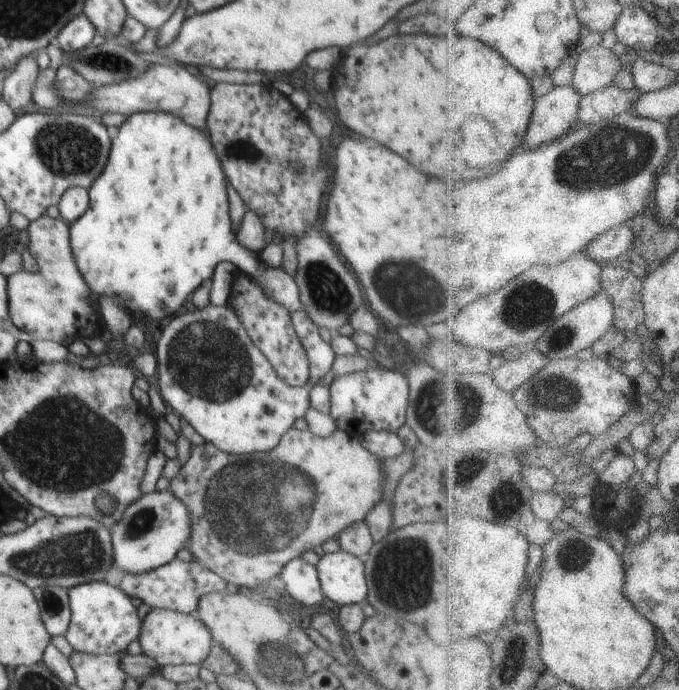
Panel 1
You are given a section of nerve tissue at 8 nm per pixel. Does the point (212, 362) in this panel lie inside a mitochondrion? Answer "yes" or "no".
yes

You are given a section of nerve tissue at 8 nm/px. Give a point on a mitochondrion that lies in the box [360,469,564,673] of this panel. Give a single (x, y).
(401, 571)

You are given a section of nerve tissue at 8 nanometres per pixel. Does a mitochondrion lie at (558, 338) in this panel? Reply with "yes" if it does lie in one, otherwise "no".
yes

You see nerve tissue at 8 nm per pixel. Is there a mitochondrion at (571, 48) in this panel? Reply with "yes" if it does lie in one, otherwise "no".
no

